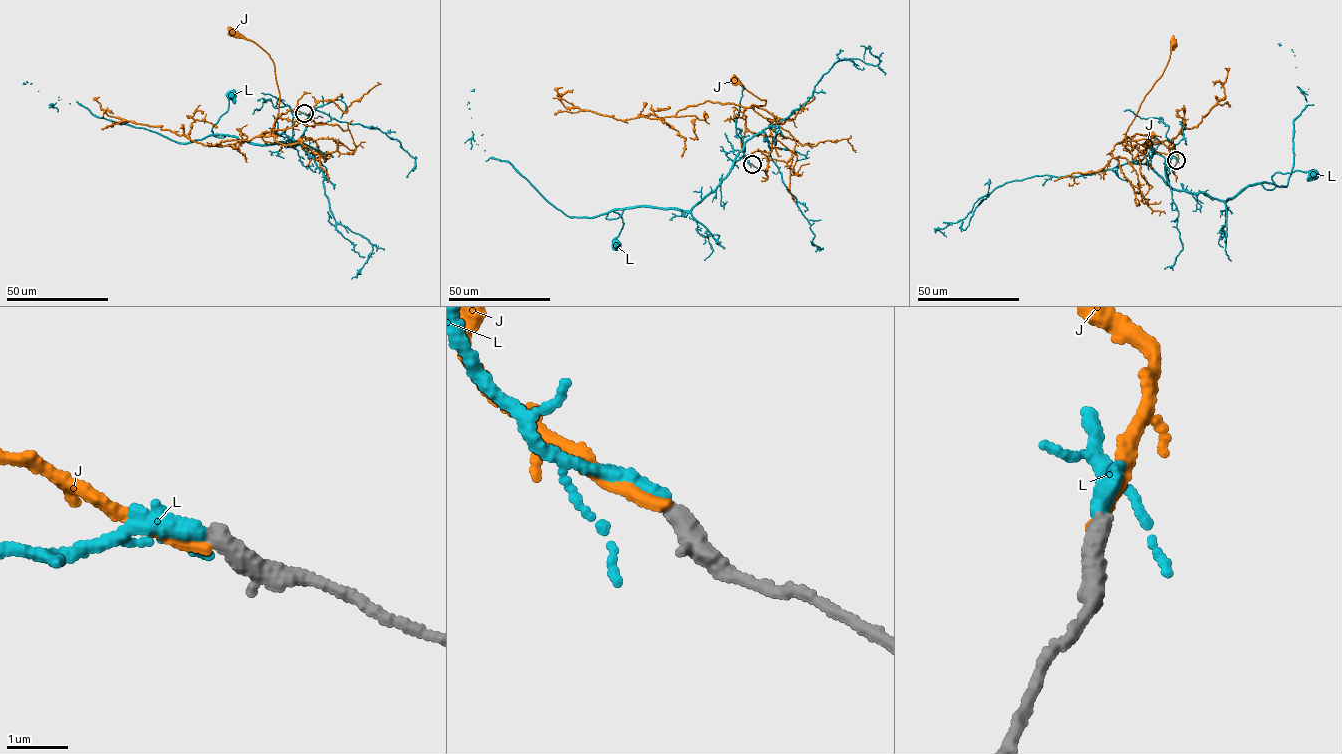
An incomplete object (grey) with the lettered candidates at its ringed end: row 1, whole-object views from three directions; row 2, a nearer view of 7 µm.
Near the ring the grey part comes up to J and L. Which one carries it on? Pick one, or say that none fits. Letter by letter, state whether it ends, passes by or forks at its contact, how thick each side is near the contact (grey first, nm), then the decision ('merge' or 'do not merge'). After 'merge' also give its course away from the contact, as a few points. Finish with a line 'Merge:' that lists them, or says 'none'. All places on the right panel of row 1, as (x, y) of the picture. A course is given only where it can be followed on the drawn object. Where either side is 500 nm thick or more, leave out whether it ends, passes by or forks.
J: it ends there; 360 nm thick on the grey side, 170 nm on the other; do not merge
L: it ends there; 360 nm thick on the grey side, 300 nm on the other; merge; it runs (1176, 160), (1173, 156), (1167, 164), (1171, 187), (1224, 201), (1255, 183), (1271, 190), (1275, 173), (1313, 172)
Merge: L

